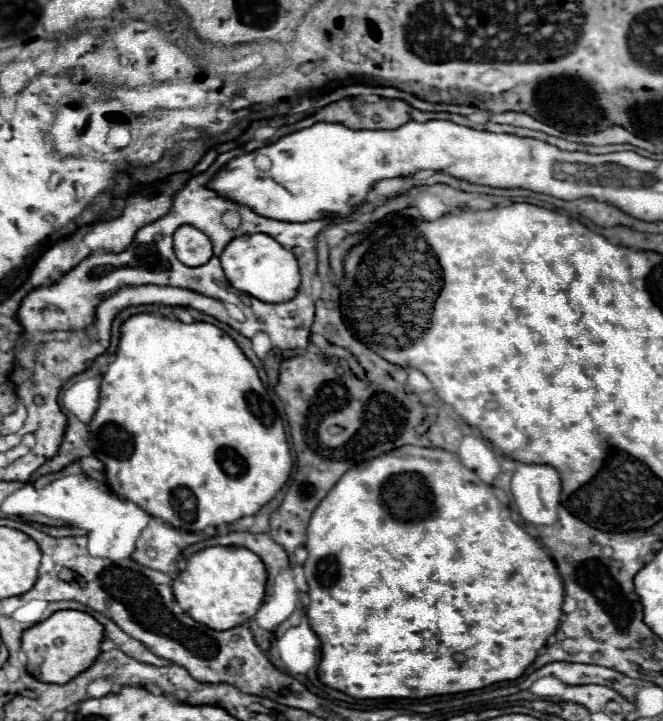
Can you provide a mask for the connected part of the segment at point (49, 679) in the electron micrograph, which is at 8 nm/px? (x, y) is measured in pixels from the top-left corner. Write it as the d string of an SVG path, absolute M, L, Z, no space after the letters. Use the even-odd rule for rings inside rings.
M55 611L43 623L33 625L21 637L23 651L29 657L27 669L43 683L69 683L79 673L87 671L101 655L105 627L85 611ZM59 641L59 645L57 645Z

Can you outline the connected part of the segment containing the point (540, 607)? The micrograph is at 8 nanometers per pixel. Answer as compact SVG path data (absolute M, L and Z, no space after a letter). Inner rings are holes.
M405 445L405 447L399 447L397 451L391 451L389 455L381 455L377 459L371 459L371 461L363 461L363 463L357 463L357 467L349 469L341 479L339 483L327 493L327 497L319 503L319 507L315 509L311 521L309 521L309 527L307 527L307 543L305 543L305 549L307 549L307 561L303 565L305 569L305 577L307 577L307 583L309 583L309 605L307 605L307 621L309 625L313 627L313 631L317 633L317 637L321 639L321 651L323 651L323 657L321 657L321 663L319 663L319 679L321 683L325 683L327 687L333 687L337 691L343 691L355 699L383 699L383 697L393 697L393 699L425 699L425 697L433 697L433 695L451 695L451 693L465 693L465 691L475 691L475 689L483 689L483 687L489 687L489 685L495 685L495 683L501 683L501 681L515 681L517 677L521 677L525 673L525 669L535 661L537 653L541 647L545 647L547 639L557 631L559 623L561 623L561 617L563 617L563 597L565 597L565 589L563 589L563 583L561 583L561 577L559 577L559 571L555 567L555 563L549 559L549 555L543 551L541 543L527 535L509 515L509 509L503 507L499 503L499 499L495 497L493 493L493 487L483 483L475 471L467 469L461 459L457 459L455 453L449 453L445 449L425 449L425 447L413 447L413 445ZM469 649L475 649L475 655L455 655L455 653L465 653Z

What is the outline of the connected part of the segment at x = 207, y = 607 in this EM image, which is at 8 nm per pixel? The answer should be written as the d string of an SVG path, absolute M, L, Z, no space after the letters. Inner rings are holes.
M207 547L187 559L185 569L173 581L173 593L185 613L197 623L225 631L255 617L265 599L265 585L267 569L253 551L243 547Z

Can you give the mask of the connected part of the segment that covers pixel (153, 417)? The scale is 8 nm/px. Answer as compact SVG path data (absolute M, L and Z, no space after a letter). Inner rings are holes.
M133 315L121 325L121 341L117 349L117 359L109 365L107 373L103 375L101 383L101 397L99 397L99 417L93 415L89 429L91 429L91 447L97 459L105 465L105 477L113 493L119 497L125 497L139 505L143 511L147 511L153 517L159 517L173 525L181 533L199 533L207 527L219 527L225 523L233 523L241 517L255 515L263 505L267 505L279 489L289 479L293 459L287 445L287 435L283 423L275 423L277 415L271 405L271 399L257 375L257 369L253 363L243 355L239 345L223 333L219 327L211 323L181 323L177 319L167 319L159 315Z

